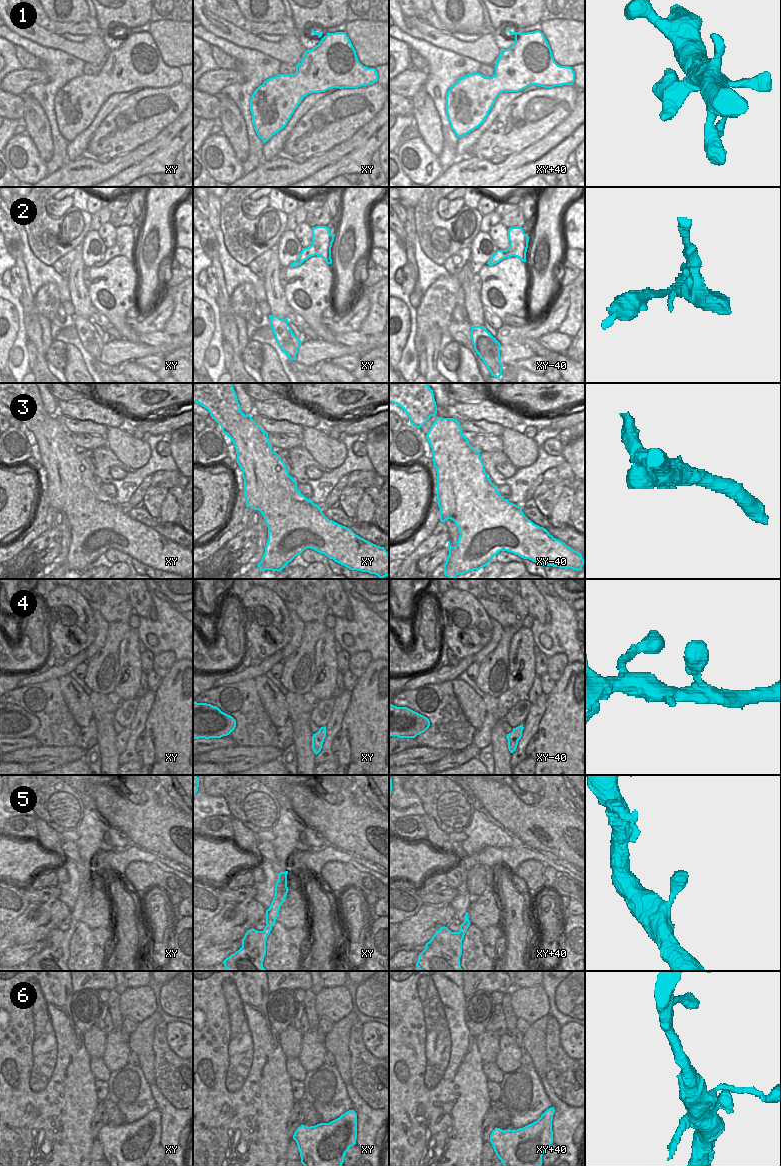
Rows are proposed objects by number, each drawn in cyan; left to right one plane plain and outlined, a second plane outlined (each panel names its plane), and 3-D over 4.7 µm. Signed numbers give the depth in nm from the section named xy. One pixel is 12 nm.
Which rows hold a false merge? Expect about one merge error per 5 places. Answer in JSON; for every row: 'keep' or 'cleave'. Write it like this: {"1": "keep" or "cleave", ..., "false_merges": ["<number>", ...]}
{"1": "keep", "2": "cleave", "3": "keep", "4": "keep", "5": "keep", "6": "keep", "false_merges": ["2"]}

